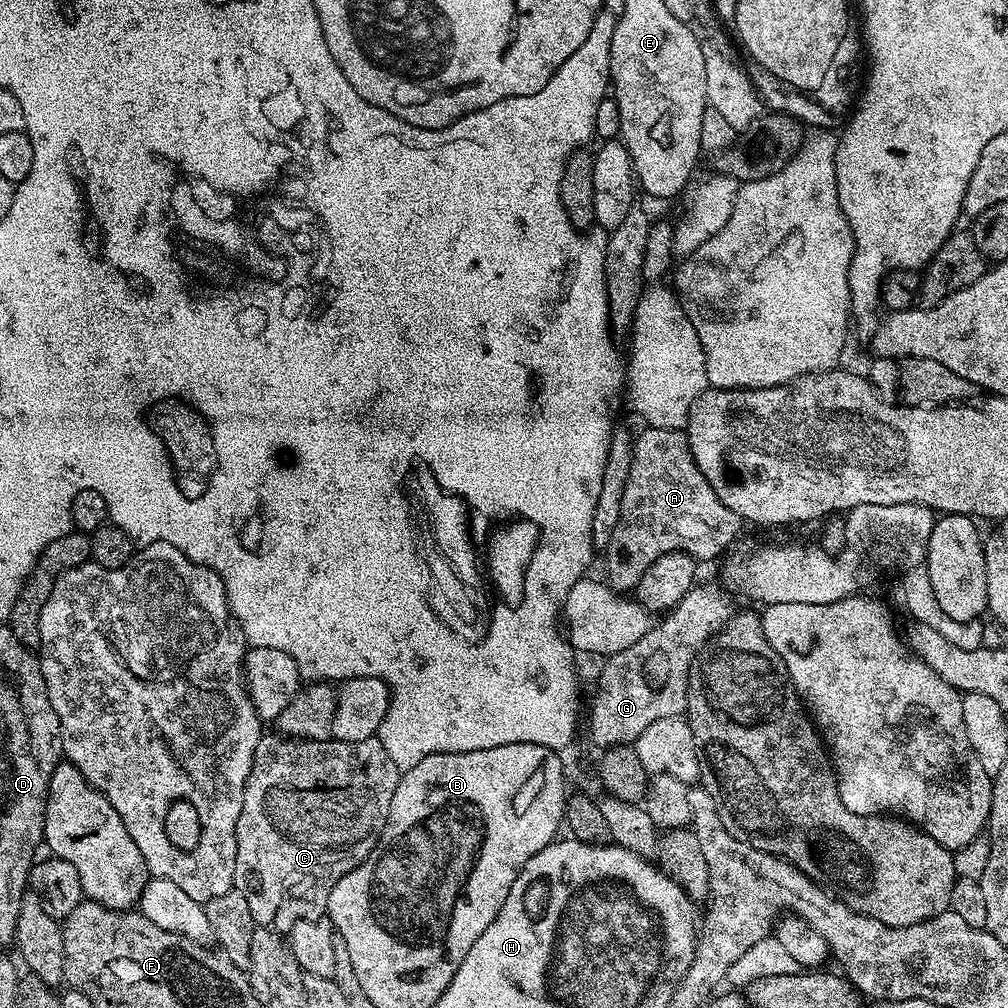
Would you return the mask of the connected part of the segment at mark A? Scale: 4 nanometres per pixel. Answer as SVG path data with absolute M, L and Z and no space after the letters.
M645 427L645 432L635 437L630 462L630 478L626 478L626 490L622 494L622 514L618 514L618 526L610 538L608 555L608 576L606 580L615 591L628 594L636 583L662 558L662 554L685 552L697 562L712 560L720 556L736 540L742 521L730 506L726 506L714 492L714 486L702 474L694 458L692 447L688 444L687 431L681 429L656 429Z

